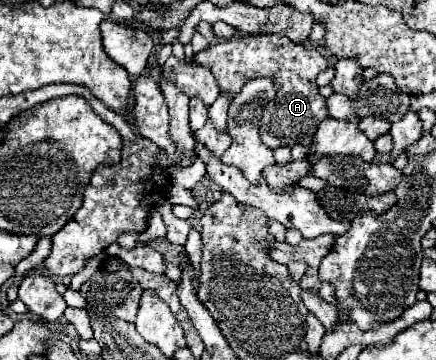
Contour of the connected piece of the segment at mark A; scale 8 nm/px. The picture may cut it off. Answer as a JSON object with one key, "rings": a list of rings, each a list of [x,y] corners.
{"rings":[[[276,35],[240,36],[232,40],[218,42],[198,54],[194,54],[192,62],[196,66],[208,68],[218,86],[220,92],[230,94],[234,98],[242,86],[252,78],[271,77],[276,84],[276,98],[266,104],[262,120],[260,120],[260,138],[268,148],[276,150],[280,146],[310,146],[314,140],[314,134],[322,120],[328,118],[328,106],[326,98],[320,96],[316,86],[316,76],[328,68],[326,58],[310,46],[304,44],[292,44],[286,37]]]}

